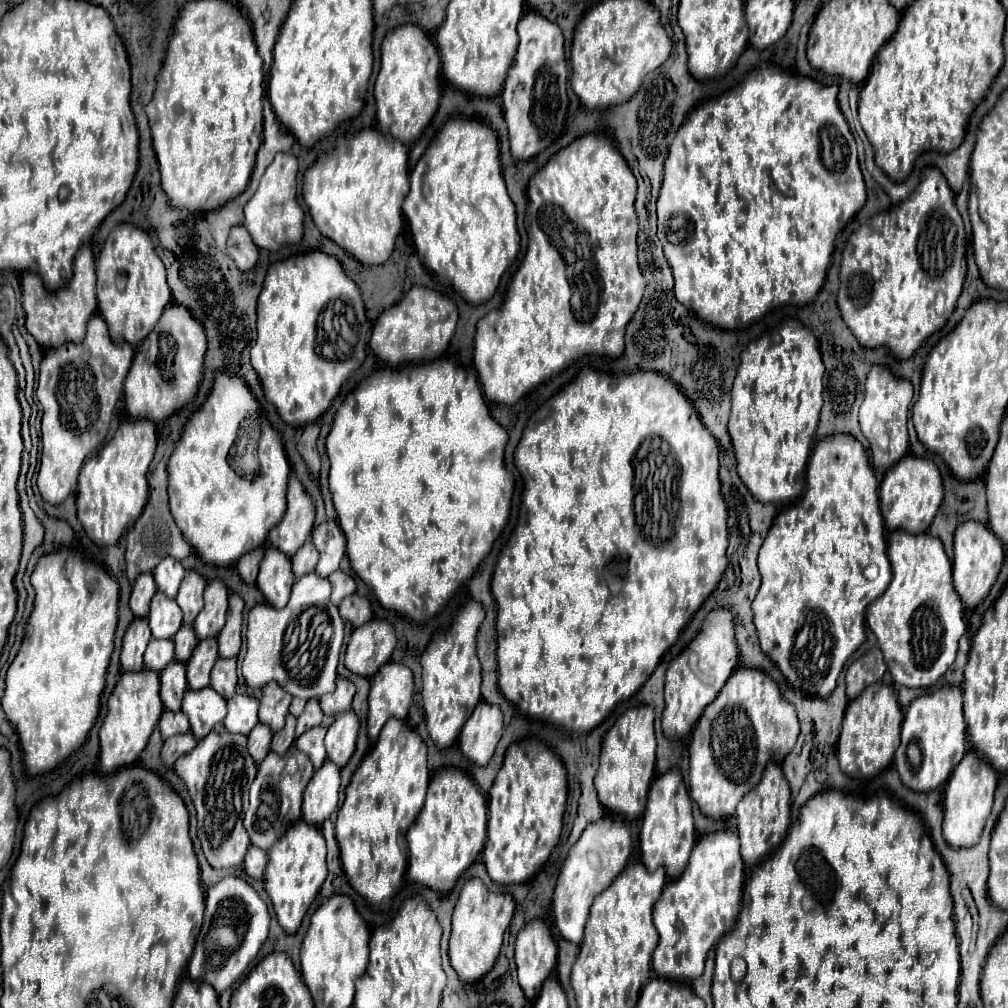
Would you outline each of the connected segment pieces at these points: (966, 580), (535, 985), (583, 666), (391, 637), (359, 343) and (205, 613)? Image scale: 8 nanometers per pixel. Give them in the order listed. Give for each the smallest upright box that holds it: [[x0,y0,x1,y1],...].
[[953,521,1003,609],[515,919,557,1001],[491,367,727,733],[345,619,395,677],[251,251,371,427],[195,579,229,639]]

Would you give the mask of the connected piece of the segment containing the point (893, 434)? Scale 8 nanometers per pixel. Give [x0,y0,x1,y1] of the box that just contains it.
[859,365,913,469]

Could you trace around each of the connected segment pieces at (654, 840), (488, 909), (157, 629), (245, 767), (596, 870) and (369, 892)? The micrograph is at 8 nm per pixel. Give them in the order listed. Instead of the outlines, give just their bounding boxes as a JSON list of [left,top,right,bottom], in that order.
[[639,767,695,879],[449,879,515,983],[147,591,183,639],[175,725,257,869],[553,817,631,945],[335,719,427,911]]

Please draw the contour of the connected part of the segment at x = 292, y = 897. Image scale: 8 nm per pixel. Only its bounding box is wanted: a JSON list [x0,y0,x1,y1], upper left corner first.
[265,819,327,933]

